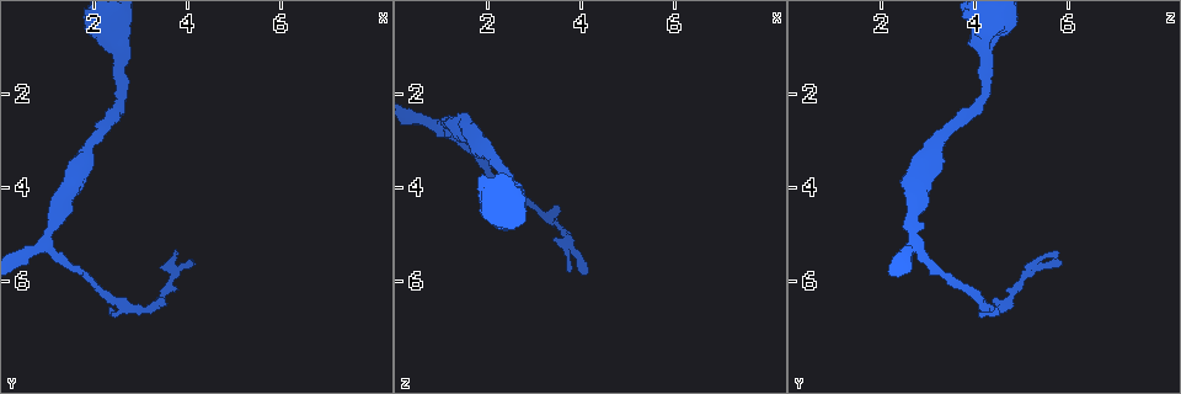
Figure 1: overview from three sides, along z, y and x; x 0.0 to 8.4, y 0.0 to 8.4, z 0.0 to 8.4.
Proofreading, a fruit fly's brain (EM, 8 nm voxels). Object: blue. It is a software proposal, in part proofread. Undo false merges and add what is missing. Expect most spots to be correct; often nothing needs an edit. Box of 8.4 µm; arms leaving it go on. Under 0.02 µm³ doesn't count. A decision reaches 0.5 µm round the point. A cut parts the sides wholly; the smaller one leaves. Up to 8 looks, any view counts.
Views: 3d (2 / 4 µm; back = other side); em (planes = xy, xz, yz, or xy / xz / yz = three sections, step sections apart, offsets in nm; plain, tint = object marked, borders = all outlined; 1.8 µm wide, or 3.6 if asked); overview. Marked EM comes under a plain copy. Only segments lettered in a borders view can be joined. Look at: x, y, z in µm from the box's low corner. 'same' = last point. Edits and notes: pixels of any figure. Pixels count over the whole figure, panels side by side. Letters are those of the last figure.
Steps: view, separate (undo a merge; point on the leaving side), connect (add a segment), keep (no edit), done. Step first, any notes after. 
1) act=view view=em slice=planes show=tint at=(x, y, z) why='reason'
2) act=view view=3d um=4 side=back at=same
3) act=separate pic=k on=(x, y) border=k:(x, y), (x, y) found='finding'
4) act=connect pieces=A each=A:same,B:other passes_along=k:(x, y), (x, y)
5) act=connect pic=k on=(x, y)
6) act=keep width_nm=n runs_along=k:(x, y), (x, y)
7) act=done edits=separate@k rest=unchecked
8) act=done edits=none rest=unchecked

act=view view=3d um=4 at=(3.75, 5.45, 5.75) why='branch stops here'

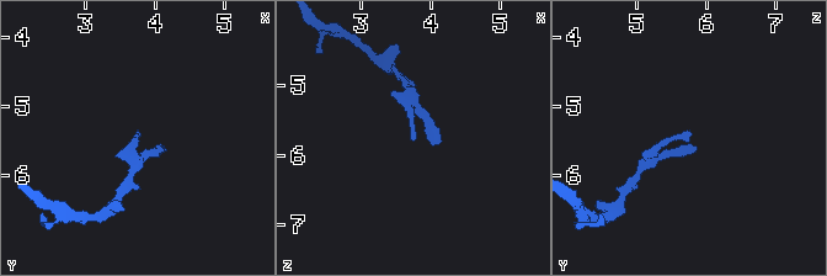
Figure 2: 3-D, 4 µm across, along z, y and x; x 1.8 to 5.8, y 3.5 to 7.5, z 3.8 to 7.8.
act=view view=em slice=planes show=tint at=(3.75, 5.40, 5.75)

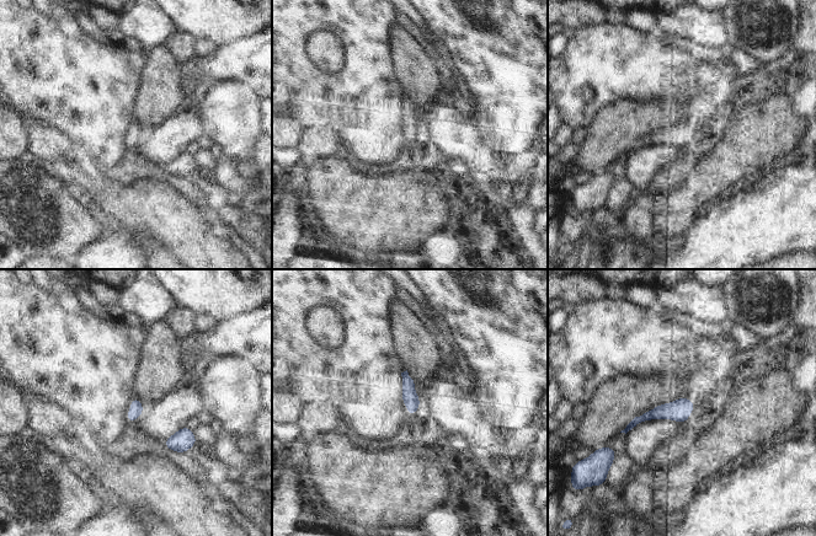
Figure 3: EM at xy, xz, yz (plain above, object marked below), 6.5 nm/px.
act=view view=em slice=planes show=borders at=same why='see the neighbours'

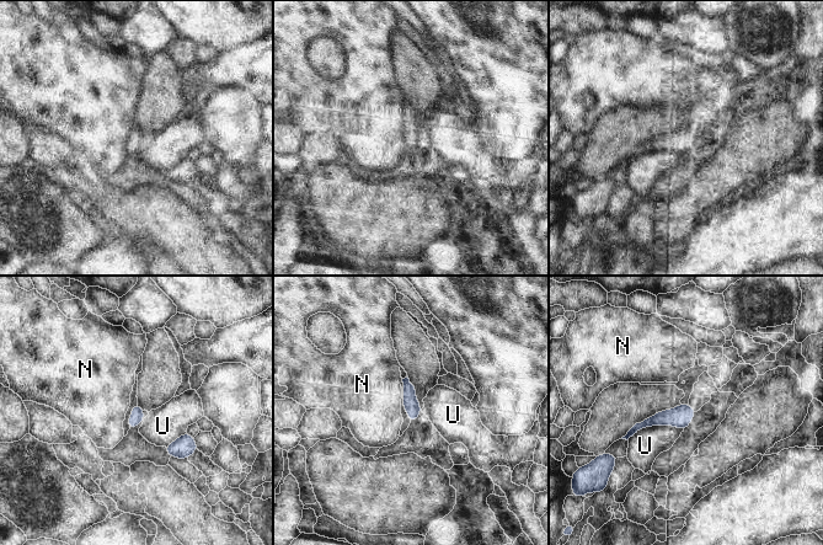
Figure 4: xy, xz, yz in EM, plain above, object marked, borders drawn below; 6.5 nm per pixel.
act=keep longest_contact=U:380nm each=N:other,U:other border=4:(401, 379), (404, 385) found='no lettered segment goes on from it'

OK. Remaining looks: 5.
act=view view=em slice=yz step=16 show=borders at=(2.35, 6.55, 4.50) why='tapers out'

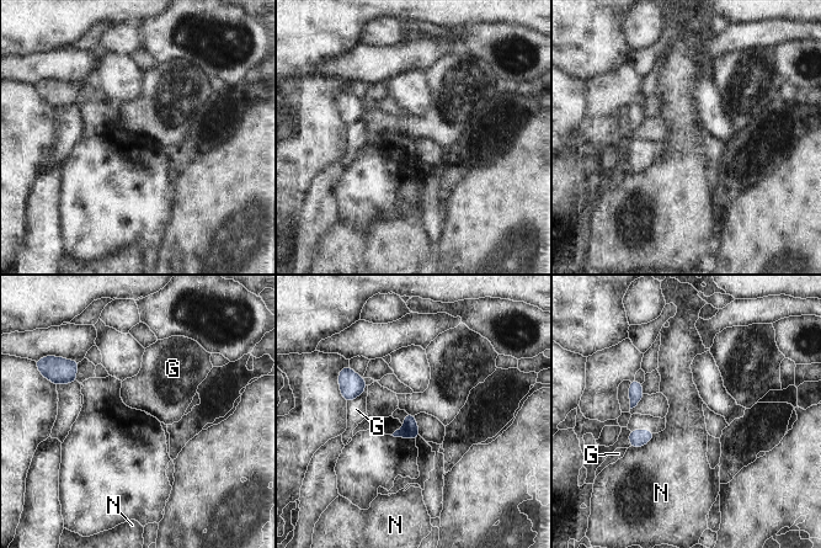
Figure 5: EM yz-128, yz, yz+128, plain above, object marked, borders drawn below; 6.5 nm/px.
act=view view=em slice=planes show=borders at=same why='cut it another way'

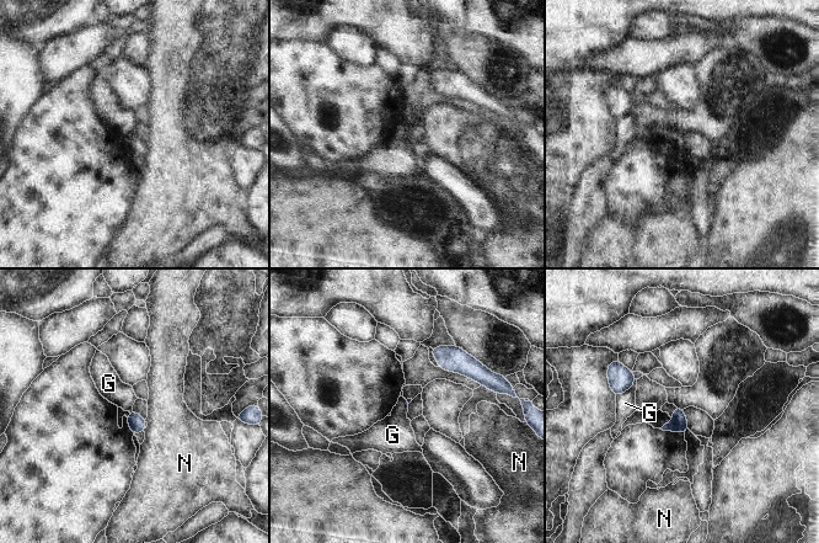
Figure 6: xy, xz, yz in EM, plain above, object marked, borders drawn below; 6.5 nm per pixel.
act=keep each=G:other,N:other border=6:(636, 378), (629, 389), (616, 397) found='no lettered segment goes on from it'

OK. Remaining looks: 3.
act=view view=3d um=4 at=(1.00, 5.20, 2.65) why='three-way junction'

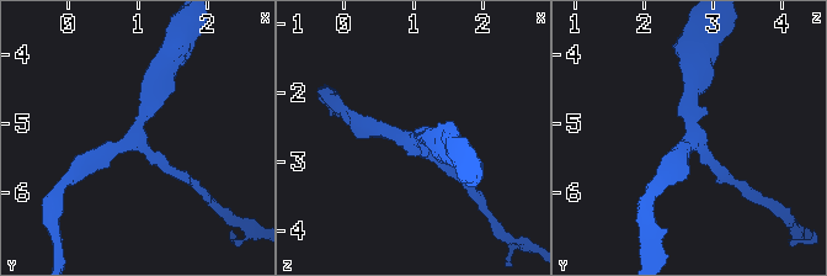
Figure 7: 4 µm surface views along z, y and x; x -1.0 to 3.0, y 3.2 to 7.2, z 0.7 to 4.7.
act=view view=em um=3.6 slice=yz step=8 show=tint at=(1.00, 5.20, 2.75) arms=3 arm_widths_nm=170,220,240 why='shape alone is not enough'

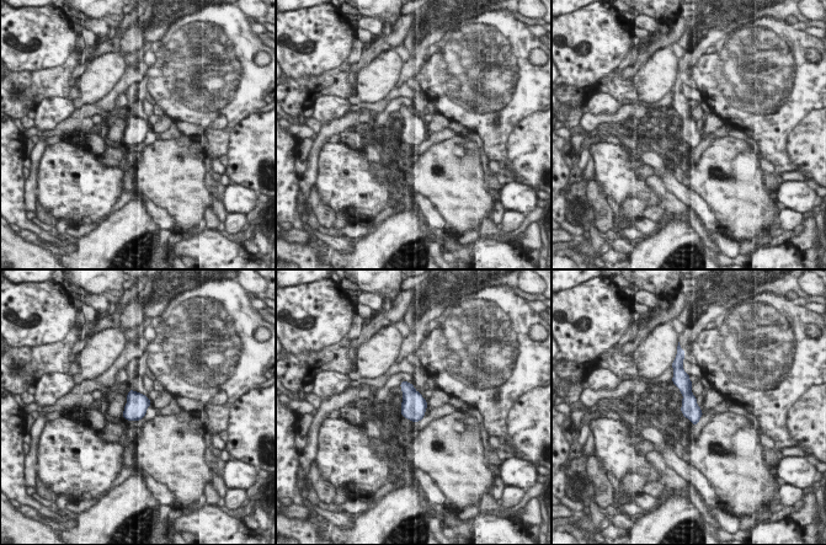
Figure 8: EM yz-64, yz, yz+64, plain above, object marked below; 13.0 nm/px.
act=view view=em um=3.6 slice=xy step=16 show=borders at=same why='another direction'

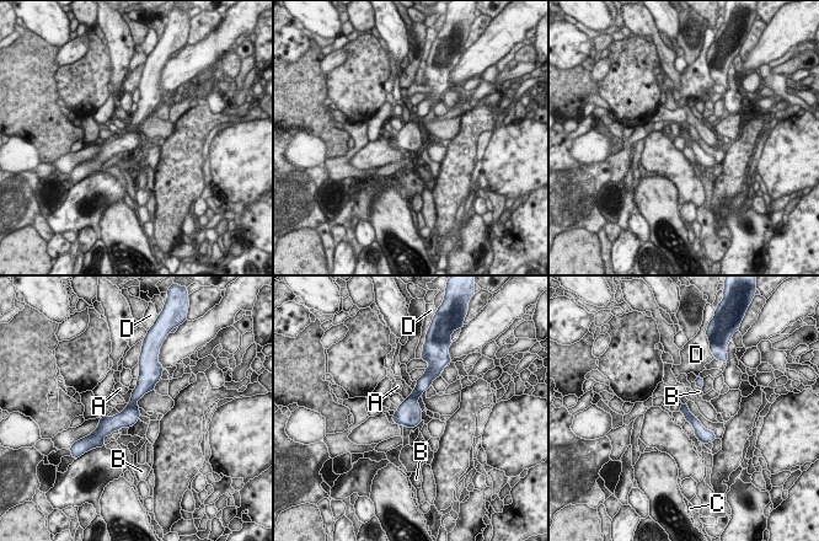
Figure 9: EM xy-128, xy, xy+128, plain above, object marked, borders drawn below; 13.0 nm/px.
act=keep each=A:other,B:other,C:other,D:other found='all the same cell'

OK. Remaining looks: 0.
act=done edits=none rest=unchecked

